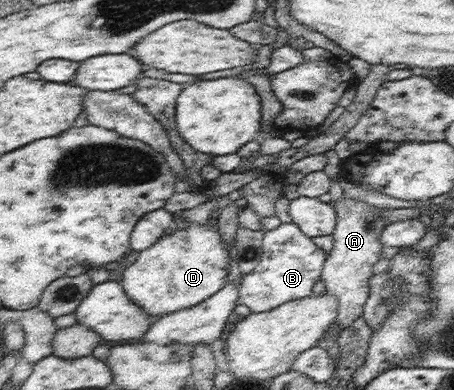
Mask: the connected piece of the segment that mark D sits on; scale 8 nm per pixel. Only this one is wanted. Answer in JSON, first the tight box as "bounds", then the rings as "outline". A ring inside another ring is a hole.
{"bounds":[121,218,233,320],"outline":[[[214,218],[204,225],[193,222],[188,228],[173,228],[158,238],[153,246],[141,251],[137,260],[125,268],[121,285],[125,294],[135,305],[141,307],[145,313],[153,315],[157,320],[163,315],[201,304],[219,292],[228,282],[226,277],[230,269],[229,261],[233,258],[233,254],[229,253],[229,248],[224,245]]]}

